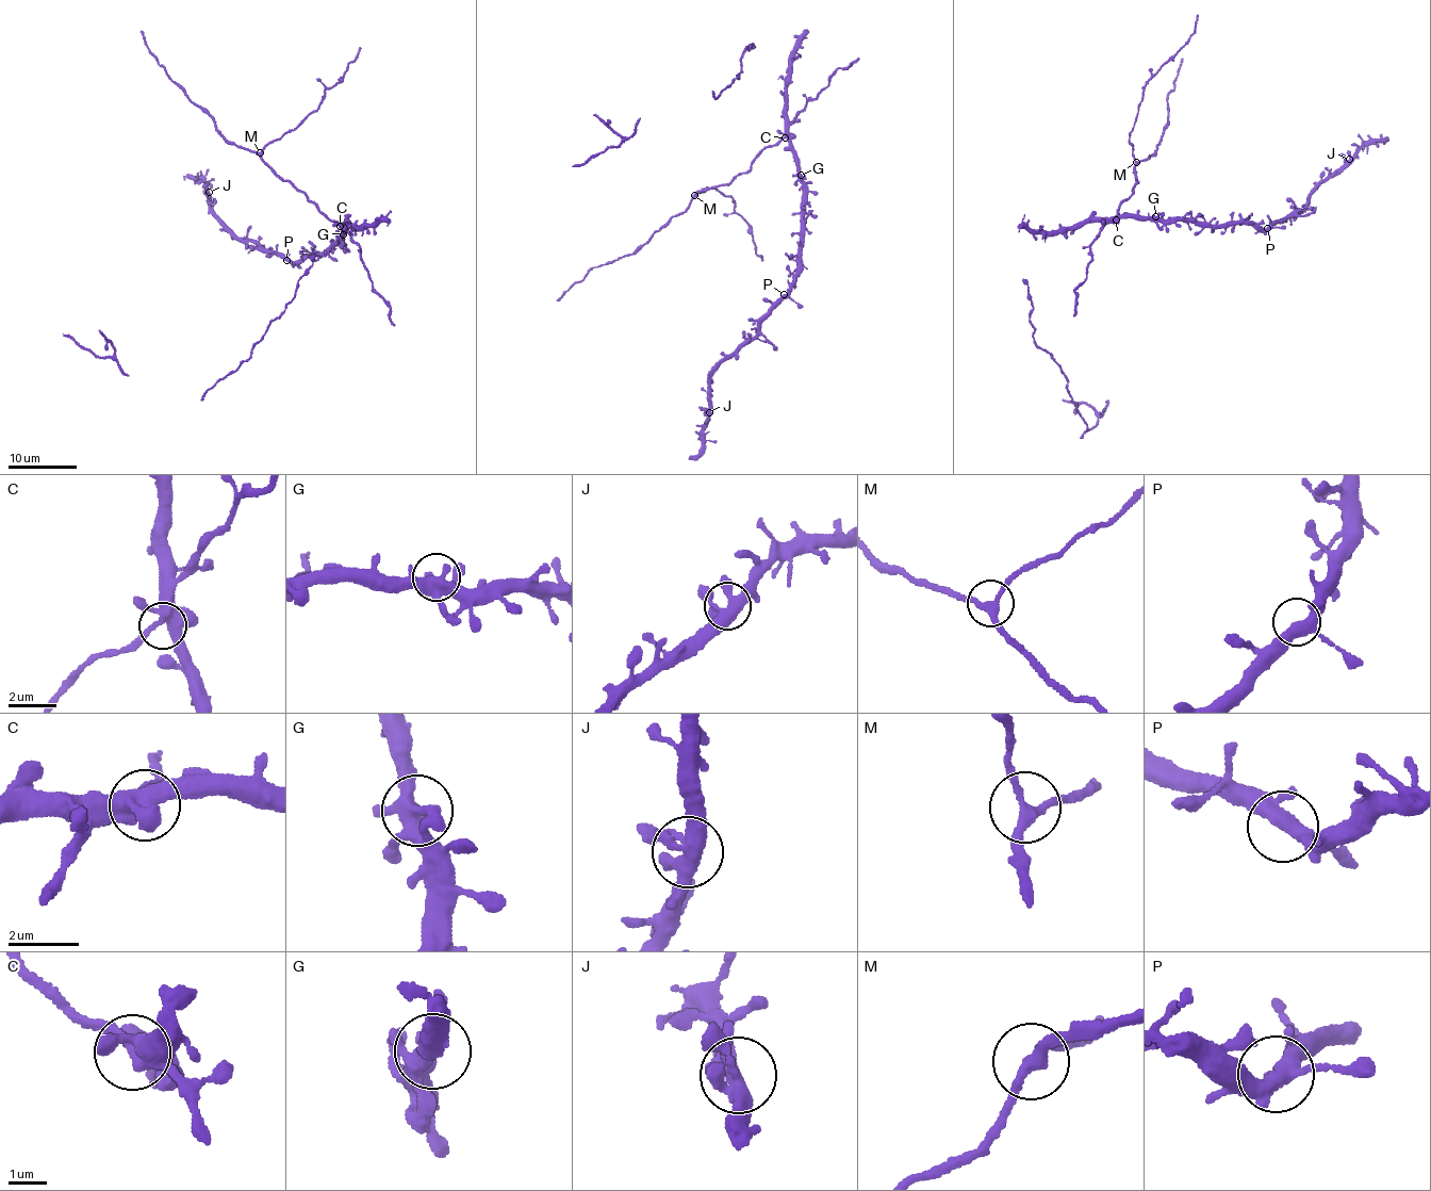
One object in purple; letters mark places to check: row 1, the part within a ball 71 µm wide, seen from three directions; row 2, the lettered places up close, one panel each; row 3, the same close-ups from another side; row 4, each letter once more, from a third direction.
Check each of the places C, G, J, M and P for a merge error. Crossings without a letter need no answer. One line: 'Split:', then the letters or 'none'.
Split: none

